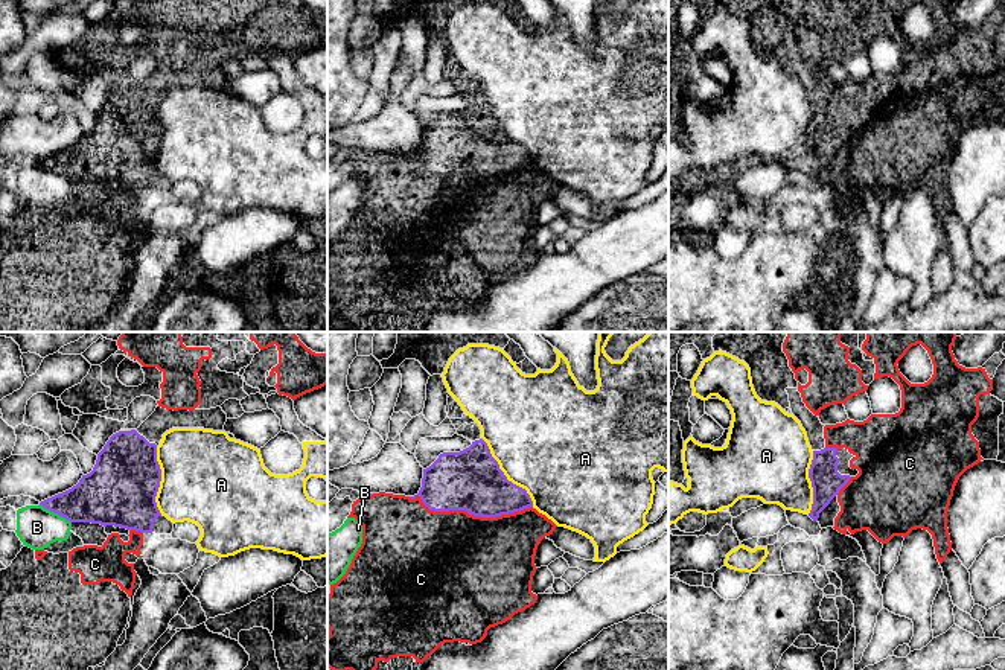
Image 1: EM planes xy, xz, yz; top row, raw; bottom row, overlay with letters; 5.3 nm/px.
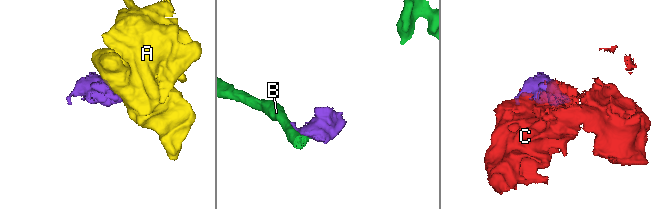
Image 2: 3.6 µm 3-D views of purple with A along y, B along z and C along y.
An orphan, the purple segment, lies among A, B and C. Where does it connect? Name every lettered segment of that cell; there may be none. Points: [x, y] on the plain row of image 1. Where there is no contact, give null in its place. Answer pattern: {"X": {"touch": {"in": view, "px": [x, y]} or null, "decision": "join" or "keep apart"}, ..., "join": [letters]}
{"A": {"touch": {"in": "xz", "px": [504, 134]}, "decision": "keep apart"}, "B": {"touch": {"in": "xy", "px": [55, 171]}, "decision": "keep apart"}, "C": {"touch": {"in": "xz", "px": [469, 172]}, "decision": "join"}, "join": ["C"]}

